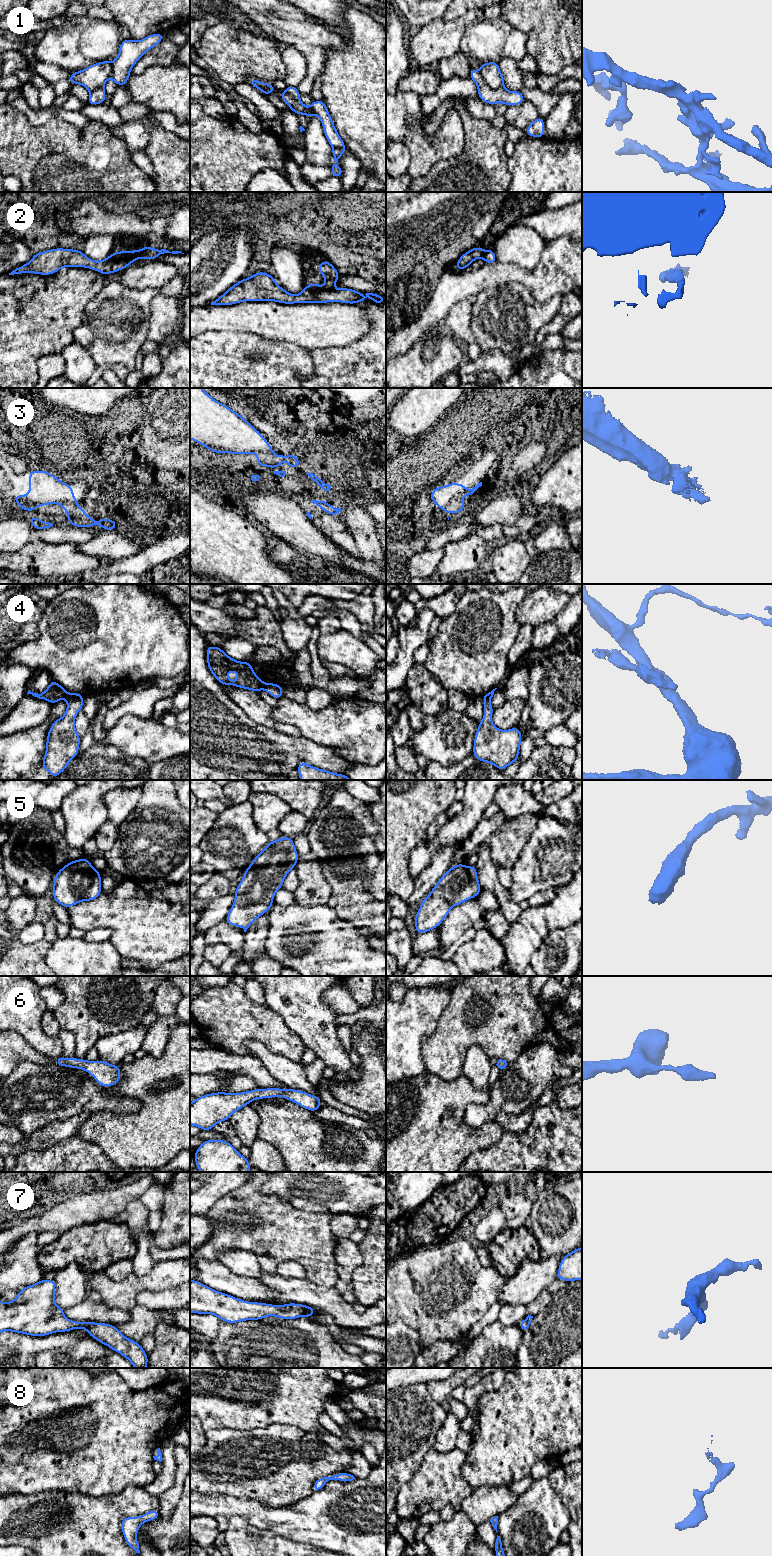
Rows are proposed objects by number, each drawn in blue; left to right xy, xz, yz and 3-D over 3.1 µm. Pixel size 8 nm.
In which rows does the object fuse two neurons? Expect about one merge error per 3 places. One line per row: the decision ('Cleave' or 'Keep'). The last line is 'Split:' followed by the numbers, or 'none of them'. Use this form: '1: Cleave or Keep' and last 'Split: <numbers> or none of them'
1: Cleave
2: Cleave
3: Keep
4: Cleave
5: Keep
6: Keep
7: Keep
8: Keep
Split: 1, 2, 4

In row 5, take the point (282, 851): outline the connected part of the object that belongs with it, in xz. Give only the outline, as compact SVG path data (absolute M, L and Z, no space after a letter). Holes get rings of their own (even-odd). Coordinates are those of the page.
M282 836L253 859L237 886L235 901L226 922L247 931L250 924L274 904L274 894L283 887L283 880L295 868L299 856L292 838Z

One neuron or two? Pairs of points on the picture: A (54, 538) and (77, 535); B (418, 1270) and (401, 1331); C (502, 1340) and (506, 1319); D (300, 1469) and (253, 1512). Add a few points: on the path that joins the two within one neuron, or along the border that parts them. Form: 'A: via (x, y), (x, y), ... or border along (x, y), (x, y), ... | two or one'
A: via (60, 535), (71, 535) | one
B: border along (396, 1319), (401, 1319), (411, 1326), (420, 1338) | two
C: border along (497, 1320), (504, 1325), (518, 1325) | two
D: border along (238, 1498), (255, 1499), (270, 1507), (284, 1506) | two

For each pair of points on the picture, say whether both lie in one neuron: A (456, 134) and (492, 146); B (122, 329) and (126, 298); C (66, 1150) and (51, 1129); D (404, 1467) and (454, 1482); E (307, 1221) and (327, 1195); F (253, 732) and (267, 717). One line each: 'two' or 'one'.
A: two
B: one
C: two
D: two
E: two
F: two

